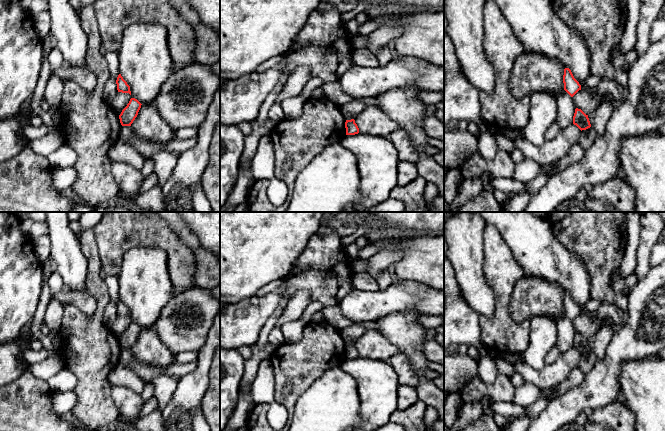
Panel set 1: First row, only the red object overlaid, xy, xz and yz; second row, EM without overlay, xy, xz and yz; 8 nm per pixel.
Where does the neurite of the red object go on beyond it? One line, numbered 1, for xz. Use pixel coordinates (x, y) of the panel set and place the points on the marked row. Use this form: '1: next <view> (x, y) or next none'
1: next none

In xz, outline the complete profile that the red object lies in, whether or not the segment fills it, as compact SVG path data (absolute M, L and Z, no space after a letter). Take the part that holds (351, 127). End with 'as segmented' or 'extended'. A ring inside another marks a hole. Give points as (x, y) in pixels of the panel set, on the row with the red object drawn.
M354 119L345 122L346 135L355 135L359 133L359 128Z; as segmented

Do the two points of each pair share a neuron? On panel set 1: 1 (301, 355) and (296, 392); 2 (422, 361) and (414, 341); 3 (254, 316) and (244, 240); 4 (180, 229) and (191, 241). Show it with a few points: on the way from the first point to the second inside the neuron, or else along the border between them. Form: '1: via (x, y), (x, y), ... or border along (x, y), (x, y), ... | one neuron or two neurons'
1: via (301, 364), (300, 383) | one neuron
2: via (417, 356), (414, 346) | one neuron
3: border along (249, 298), (243, 298), (230, 303) | two neurons
4: via (183, 232), (189, 238) | one neuron

